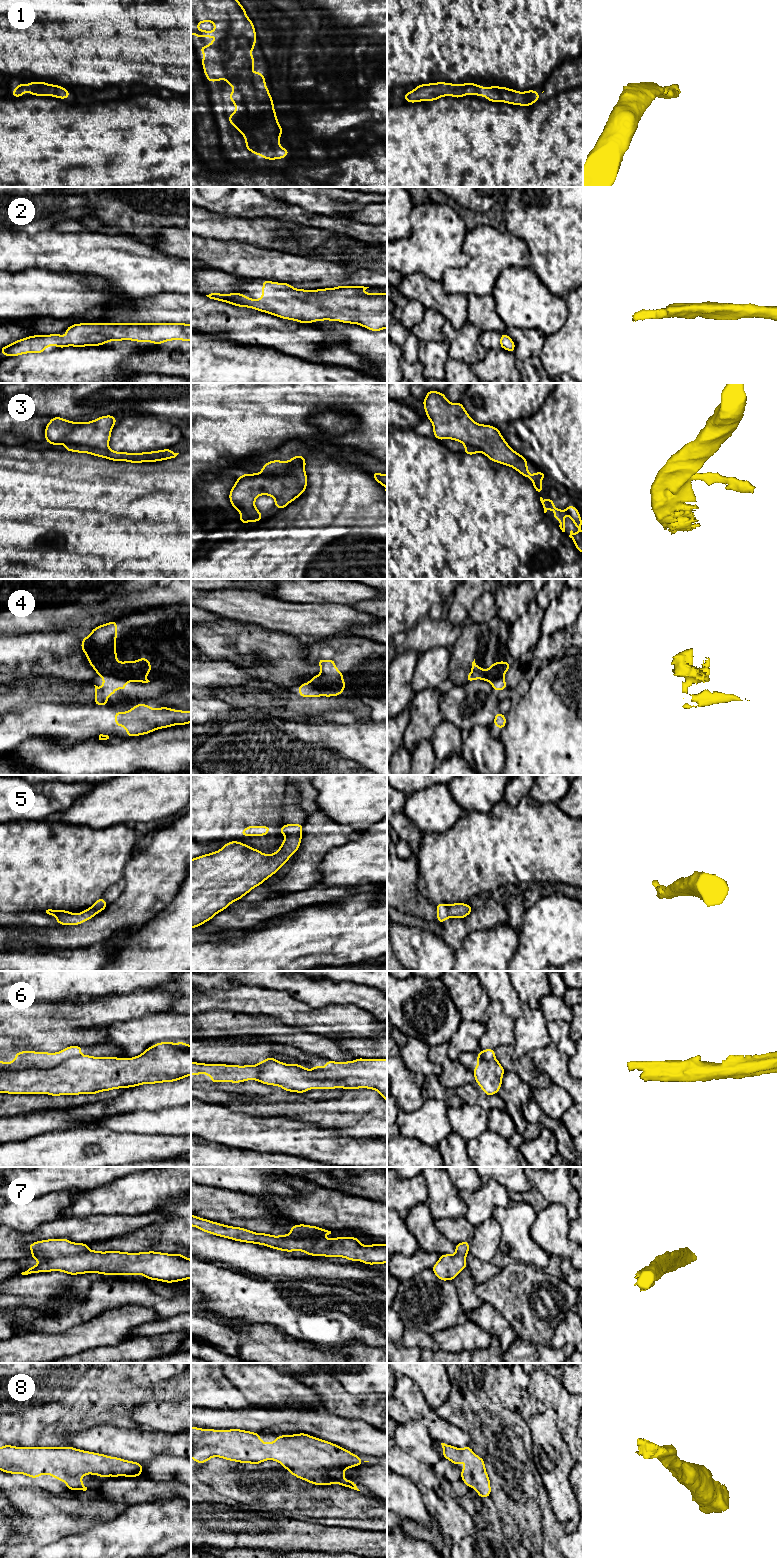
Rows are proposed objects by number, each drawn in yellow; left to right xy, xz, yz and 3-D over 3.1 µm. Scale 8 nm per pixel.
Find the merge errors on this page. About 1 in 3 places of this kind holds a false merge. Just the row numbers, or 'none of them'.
3, 4, 6

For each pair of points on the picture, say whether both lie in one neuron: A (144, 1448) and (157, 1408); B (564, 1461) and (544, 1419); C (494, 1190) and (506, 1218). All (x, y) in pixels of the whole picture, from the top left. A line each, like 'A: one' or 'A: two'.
A: two
B: one
C: two

